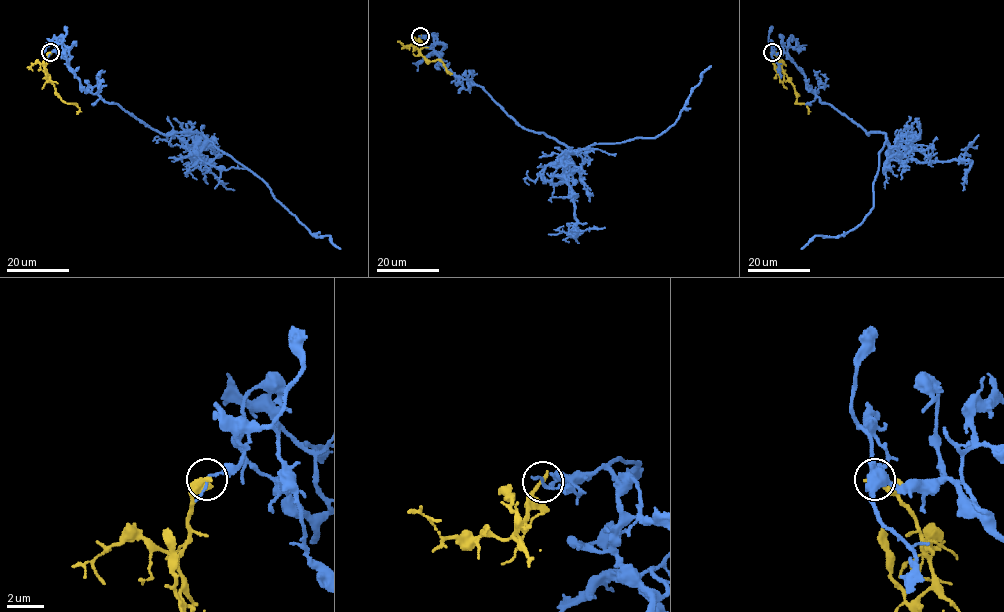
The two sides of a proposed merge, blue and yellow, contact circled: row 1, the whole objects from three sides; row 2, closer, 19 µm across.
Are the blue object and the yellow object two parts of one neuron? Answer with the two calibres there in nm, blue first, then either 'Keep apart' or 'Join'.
Thickness 140 nm (blue) against 240 nm. Keep apart

